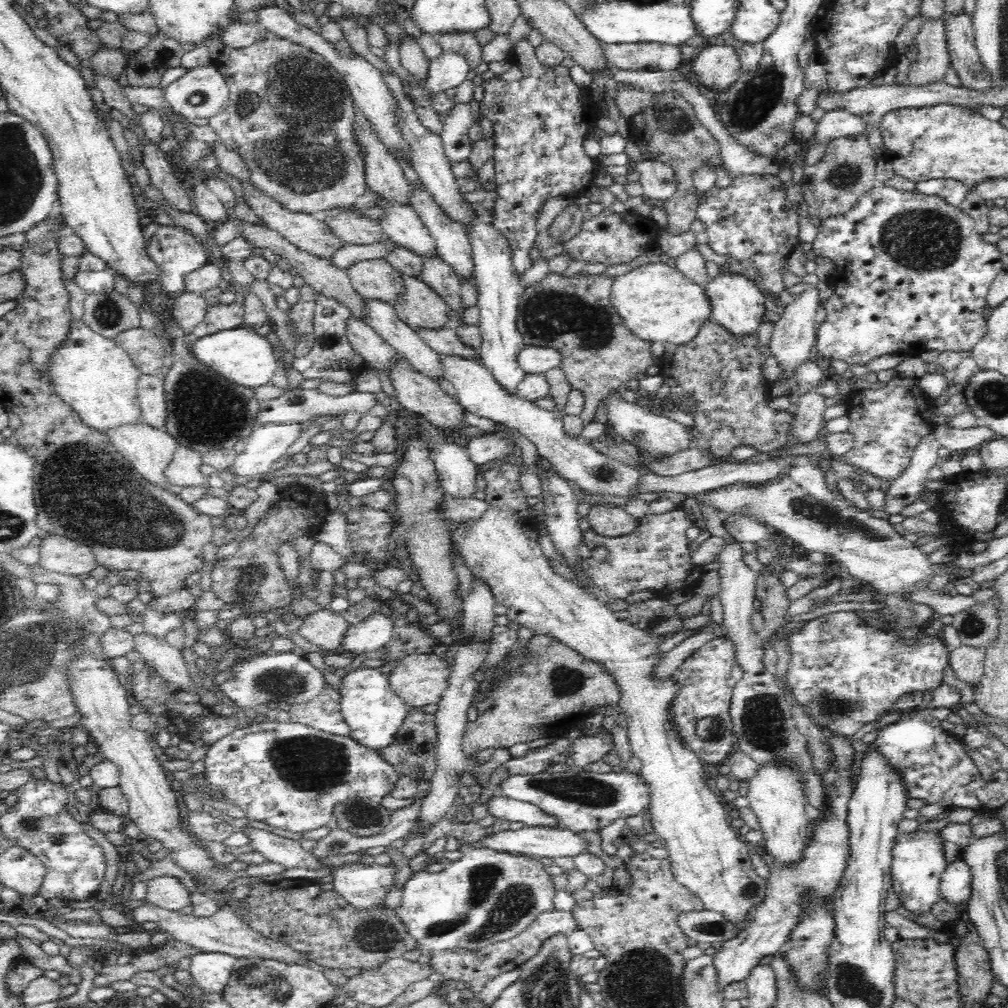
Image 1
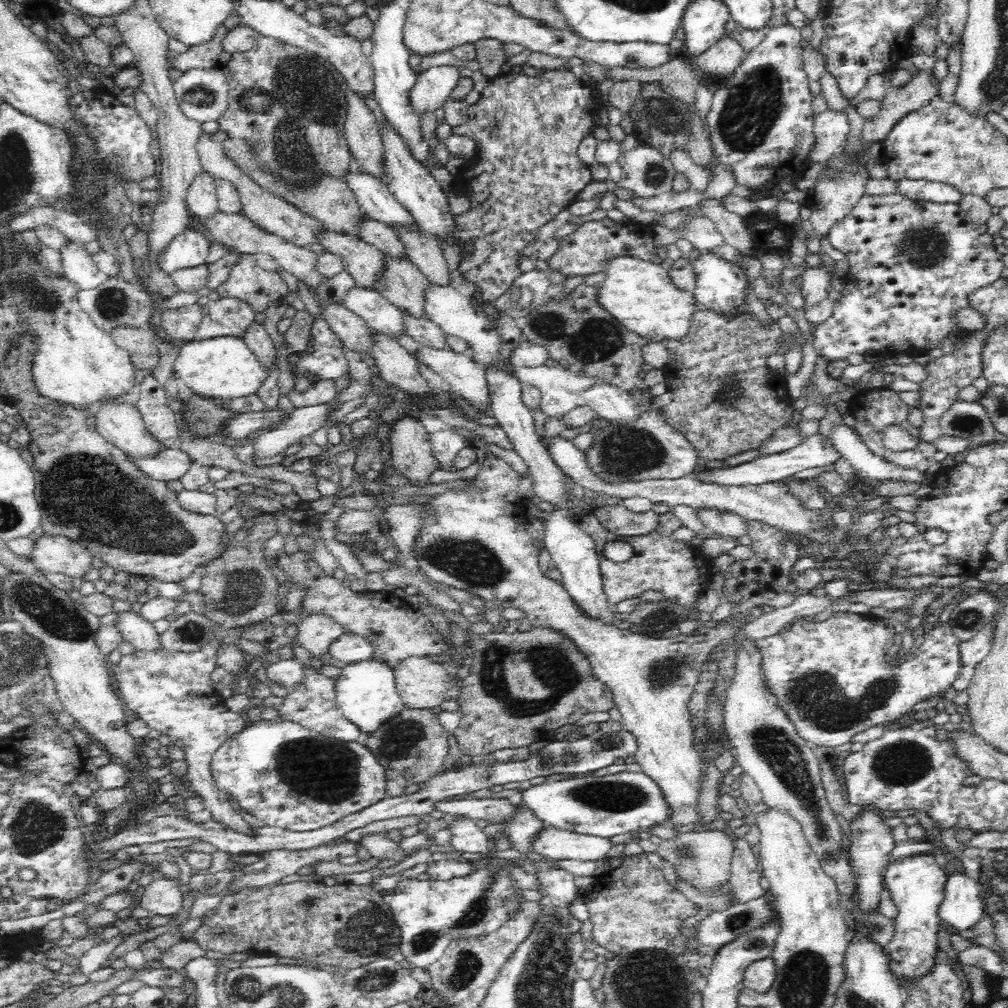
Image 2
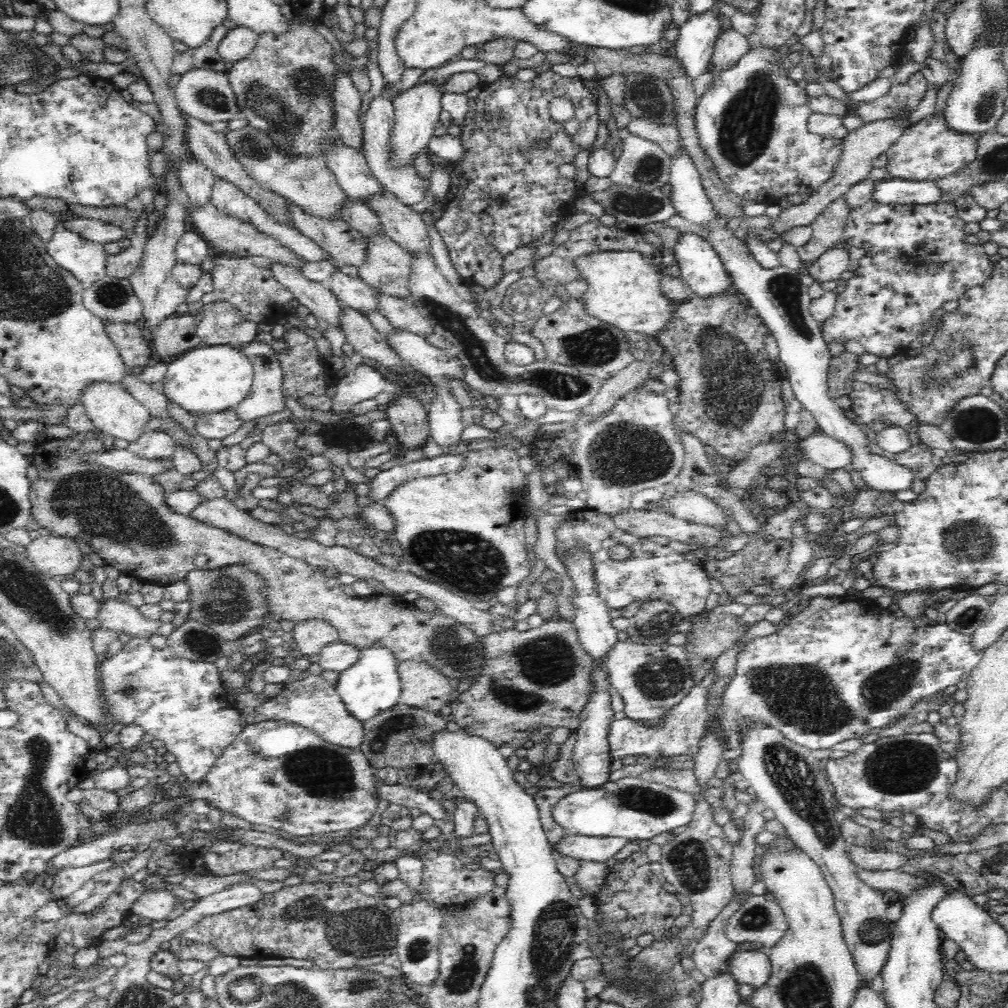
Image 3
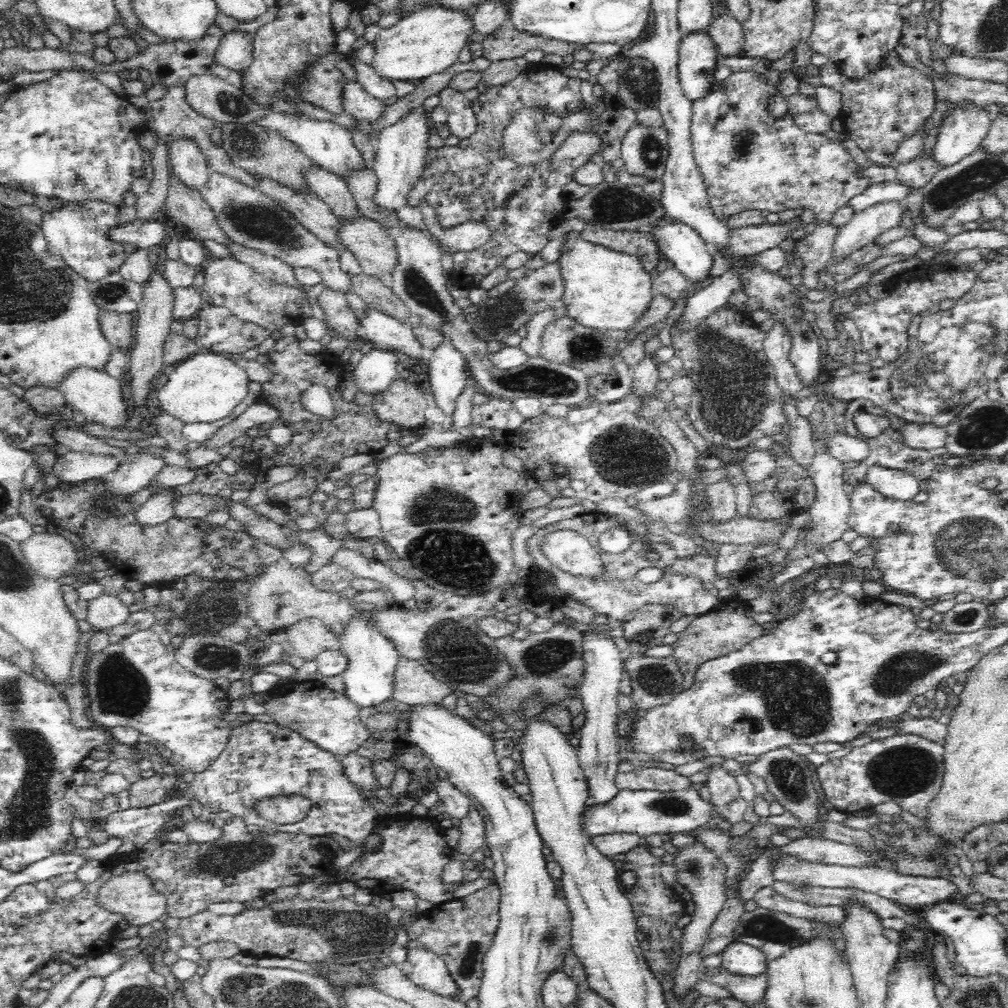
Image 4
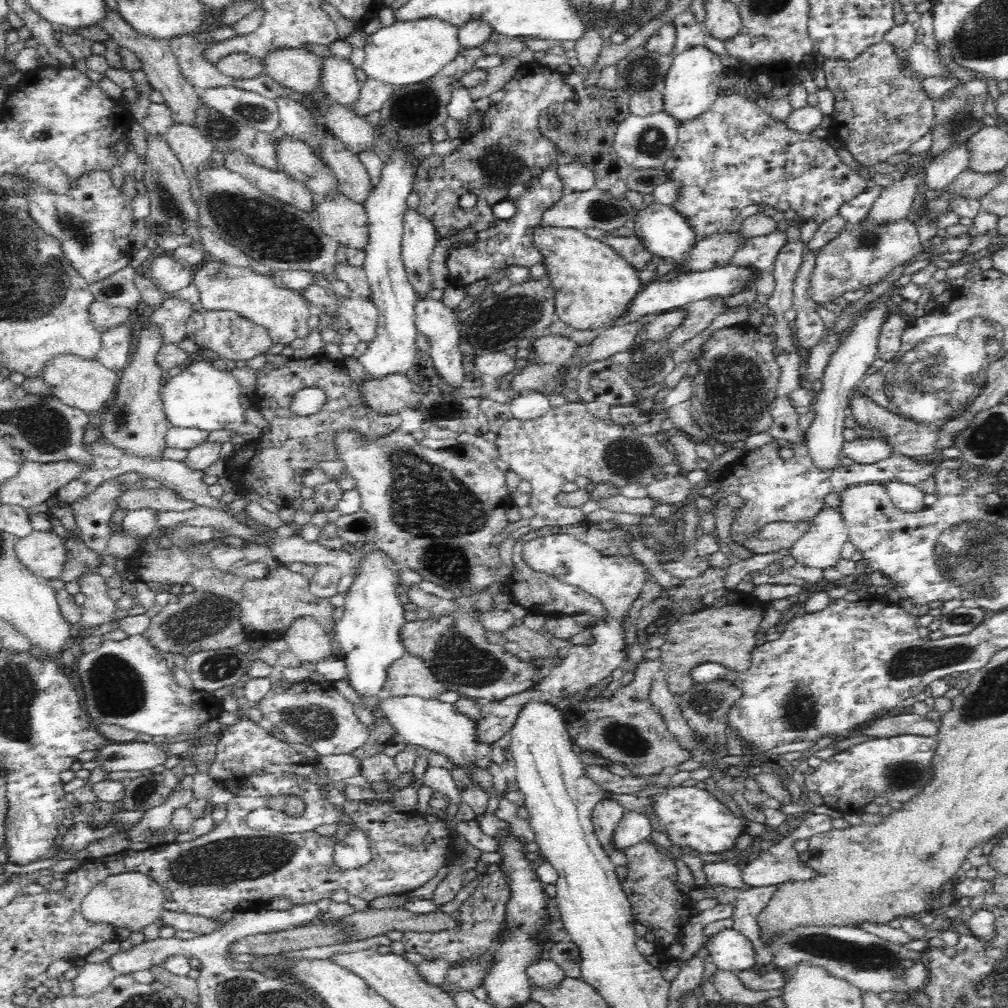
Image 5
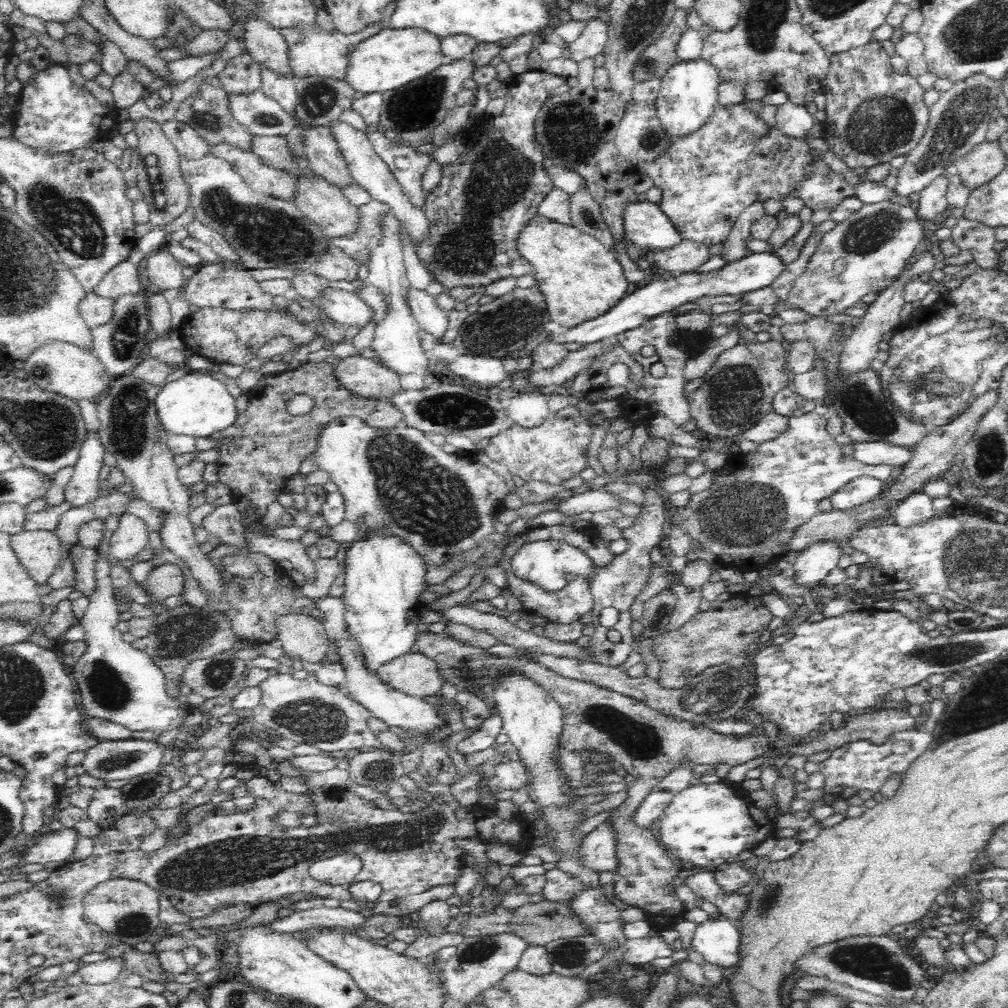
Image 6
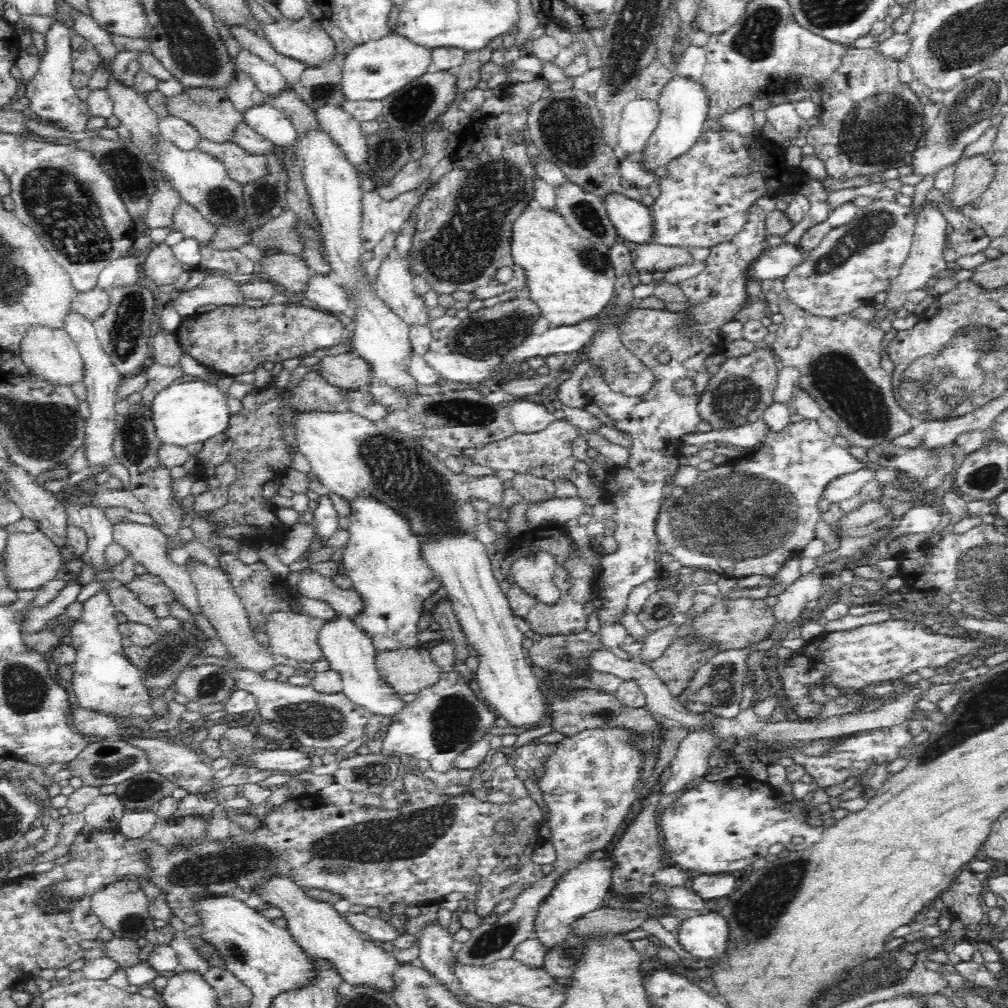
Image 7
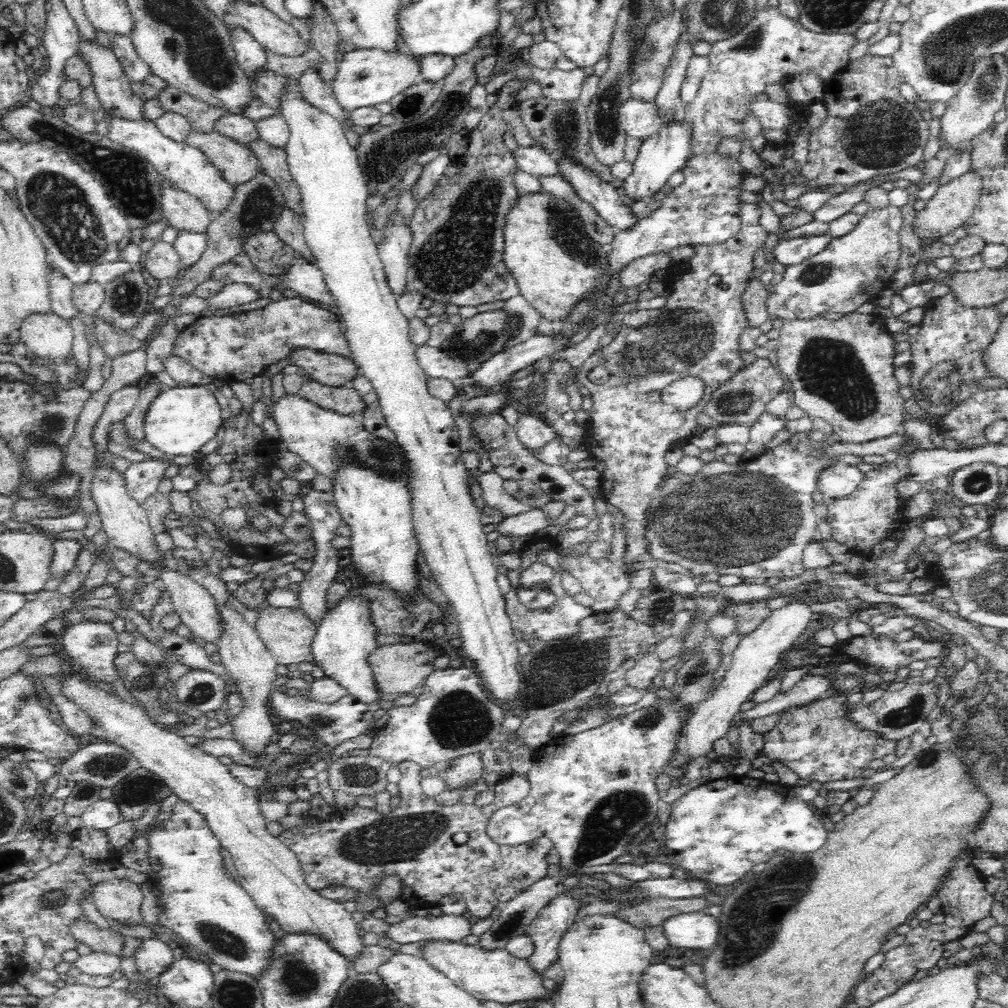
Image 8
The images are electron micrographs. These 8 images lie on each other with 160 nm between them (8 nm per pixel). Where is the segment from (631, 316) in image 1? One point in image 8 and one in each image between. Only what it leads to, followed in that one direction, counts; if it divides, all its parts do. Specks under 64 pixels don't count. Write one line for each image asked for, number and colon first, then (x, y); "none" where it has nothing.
2: (638, 293)
3: (622, 289)
4: (605, 290)
5: (592, 284)
6: (580, 278)
7: (570, 278)
8: (554, 262)

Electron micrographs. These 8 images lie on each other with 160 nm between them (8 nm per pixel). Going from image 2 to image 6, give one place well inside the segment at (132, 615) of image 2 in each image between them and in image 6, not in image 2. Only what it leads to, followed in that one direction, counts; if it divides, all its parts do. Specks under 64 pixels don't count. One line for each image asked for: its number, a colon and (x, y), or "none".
3: (116, 614)
4: (104, 612)
5: (98, 608)
6: (83, 560)

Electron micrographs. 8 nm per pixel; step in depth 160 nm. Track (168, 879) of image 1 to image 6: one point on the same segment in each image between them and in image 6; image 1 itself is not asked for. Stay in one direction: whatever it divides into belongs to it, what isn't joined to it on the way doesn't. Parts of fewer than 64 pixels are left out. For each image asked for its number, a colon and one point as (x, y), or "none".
2: (162, 897)
3: (154, 904)
4: (132, 895)
5: (131, 900)
6: (129, 909)

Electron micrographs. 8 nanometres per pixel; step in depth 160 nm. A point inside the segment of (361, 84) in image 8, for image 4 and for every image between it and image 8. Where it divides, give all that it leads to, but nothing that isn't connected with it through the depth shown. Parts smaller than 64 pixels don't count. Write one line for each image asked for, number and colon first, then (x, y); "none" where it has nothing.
4: (425, 42)
5: (403, 53)
6: (393, 57)
7: (372, 71)

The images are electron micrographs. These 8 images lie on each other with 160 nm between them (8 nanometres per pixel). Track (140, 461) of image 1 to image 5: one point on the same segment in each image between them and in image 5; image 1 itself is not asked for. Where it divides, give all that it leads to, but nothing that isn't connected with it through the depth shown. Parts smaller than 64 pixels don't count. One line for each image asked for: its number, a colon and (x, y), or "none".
2: (122, 424)
3: (111, 408)
4: (98, 396)
5: (87, 384)

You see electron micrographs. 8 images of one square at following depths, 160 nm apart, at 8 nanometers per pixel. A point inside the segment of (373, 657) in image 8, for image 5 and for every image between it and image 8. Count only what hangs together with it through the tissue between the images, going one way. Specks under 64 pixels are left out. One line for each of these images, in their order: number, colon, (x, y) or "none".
5: (409, 676)
6: (414, 674)
7: (406, 670)

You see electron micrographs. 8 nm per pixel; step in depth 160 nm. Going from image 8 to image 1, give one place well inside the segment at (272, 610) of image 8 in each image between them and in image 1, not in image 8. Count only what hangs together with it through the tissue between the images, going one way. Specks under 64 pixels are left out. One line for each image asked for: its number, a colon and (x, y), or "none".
1: (324, 628)
2: (315, 632)
3: (311, 636)
4: (309, 638)
5: (305, 637)
6: (304, 637)
7: (292, 634)

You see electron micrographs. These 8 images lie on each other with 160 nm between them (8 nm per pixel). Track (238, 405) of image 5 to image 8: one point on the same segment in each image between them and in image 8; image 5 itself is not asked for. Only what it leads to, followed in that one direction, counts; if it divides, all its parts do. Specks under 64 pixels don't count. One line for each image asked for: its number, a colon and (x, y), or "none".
6: (198, 405)
7: (193, 411)
8: (179, 421)

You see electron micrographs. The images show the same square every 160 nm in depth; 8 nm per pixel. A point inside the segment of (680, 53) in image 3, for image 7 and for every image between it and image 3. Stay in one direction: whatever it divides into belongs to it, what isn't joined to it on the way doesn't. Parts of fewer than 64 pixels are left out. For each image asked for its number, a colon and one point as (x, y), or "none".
4: (696, 64)
5: (692, 83)
6: (689, 92)
7: (683, 104)

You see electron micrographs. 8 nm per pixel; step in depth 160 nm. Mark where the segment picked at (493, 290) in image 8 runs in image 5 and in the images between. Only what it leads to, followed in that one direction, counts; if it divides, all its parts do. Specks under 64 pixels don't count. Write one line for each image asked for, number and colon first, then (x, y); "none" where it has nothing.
5: (487, 165)
6: (475, 214)
7: (463, 236)

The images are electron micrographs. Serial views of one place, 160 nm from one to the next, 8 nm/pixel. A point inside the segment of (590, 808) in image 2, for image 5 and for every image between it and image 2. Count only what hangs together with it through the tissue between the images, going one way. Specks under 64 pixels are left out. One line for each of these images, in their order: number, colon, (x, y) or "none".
3: (637, 809)
4: (648, 812)
5: (694, 819)

